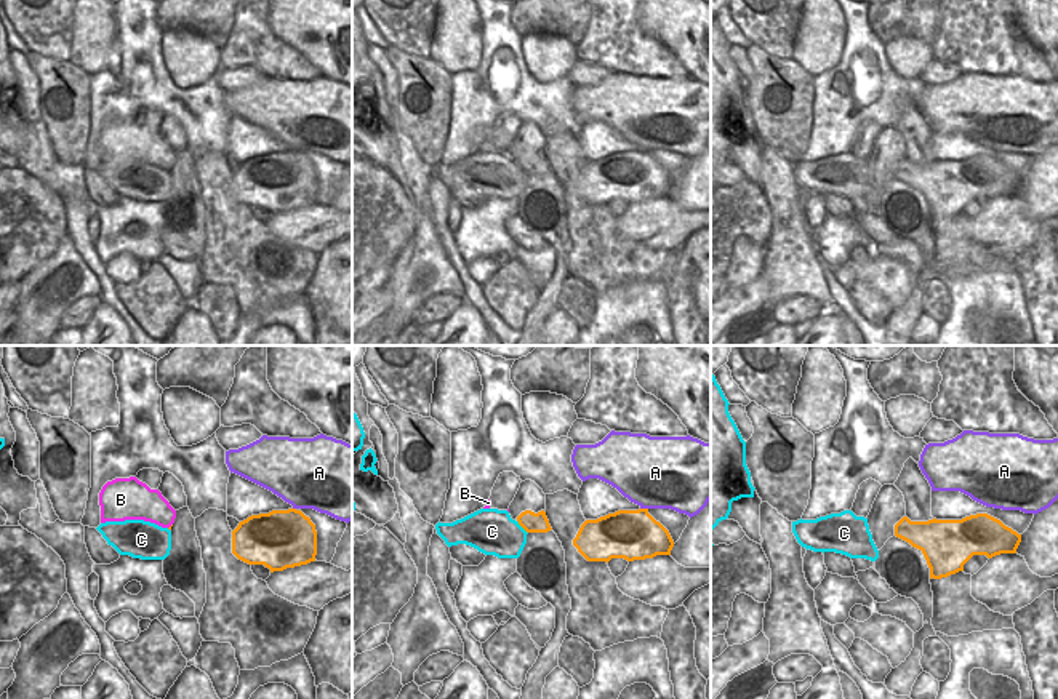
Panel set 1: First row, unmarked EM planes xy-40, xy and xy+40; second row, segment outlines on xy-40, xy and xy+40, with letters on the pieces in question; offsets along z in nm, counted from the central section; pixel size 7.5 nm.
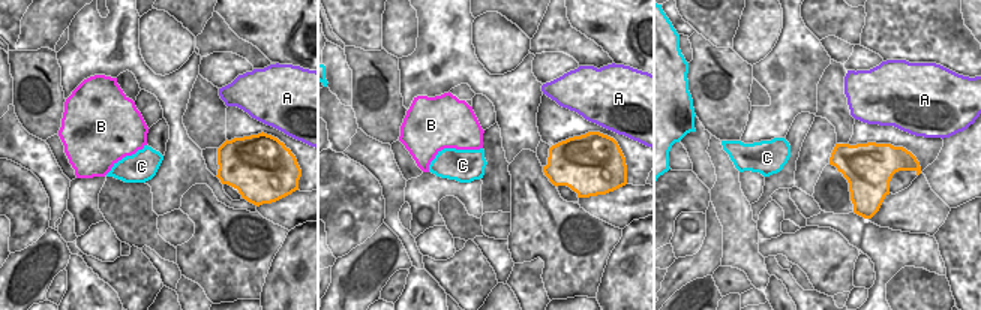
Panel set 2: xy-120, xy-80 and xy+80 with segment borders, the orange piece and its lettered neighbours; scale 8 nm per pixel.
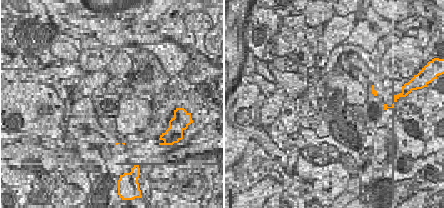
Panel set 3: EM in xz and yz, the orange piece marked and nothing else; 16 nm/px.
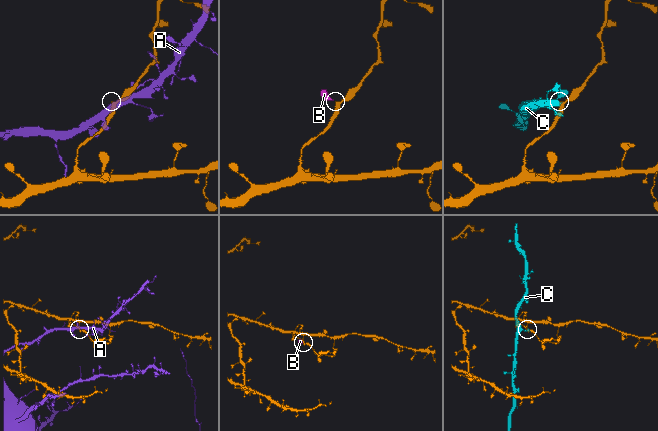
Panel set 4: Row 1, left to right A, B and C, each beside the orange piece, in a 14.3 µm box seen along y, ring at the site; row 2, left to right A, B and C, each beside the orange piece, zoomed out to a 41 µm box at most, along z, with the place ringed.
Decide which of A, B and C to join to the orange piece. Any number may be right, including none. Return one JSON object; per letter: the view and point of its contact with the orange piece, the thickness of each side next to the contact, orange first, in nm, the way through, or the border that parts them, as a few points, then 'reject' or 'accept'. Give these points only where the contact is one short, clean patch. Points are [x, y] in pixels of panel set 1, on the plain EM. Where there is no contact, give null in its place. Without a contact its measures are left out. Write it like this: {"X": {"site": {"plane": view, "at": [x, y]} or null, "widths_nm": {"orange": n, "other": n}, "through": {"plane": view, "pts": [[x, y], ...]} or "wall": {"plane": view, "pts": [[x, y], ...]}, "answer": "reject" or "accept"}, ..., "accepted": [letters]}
{"A": {"site": {"plane": "xy", "at": [644, 151]}, "widths_nm": {"orange": 380, "other": 480}, "answer": "reject"}, "B": {"site": {"plane": "xy-40", "at": [170, 168]}, "widths_nm": {"orange": 20, "other": 240}, "through": {"plane": "xy-40", "pts": [[172, 167], [170, 168], [146, 146]]}, "answer": "accept"}, "C": {"site": {"plane": "xy", "at": [520, 167]}, "widths_nm": {"orange": 150, "other": 340}, "wall": {"plane": "xy", "pts": [[517, 162], [527, 175]]}, "answer": "reject"}, "accepted": ["B"]}

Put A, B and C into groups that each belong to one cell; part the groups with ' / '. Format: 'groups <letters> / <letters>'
groups A / B / C

